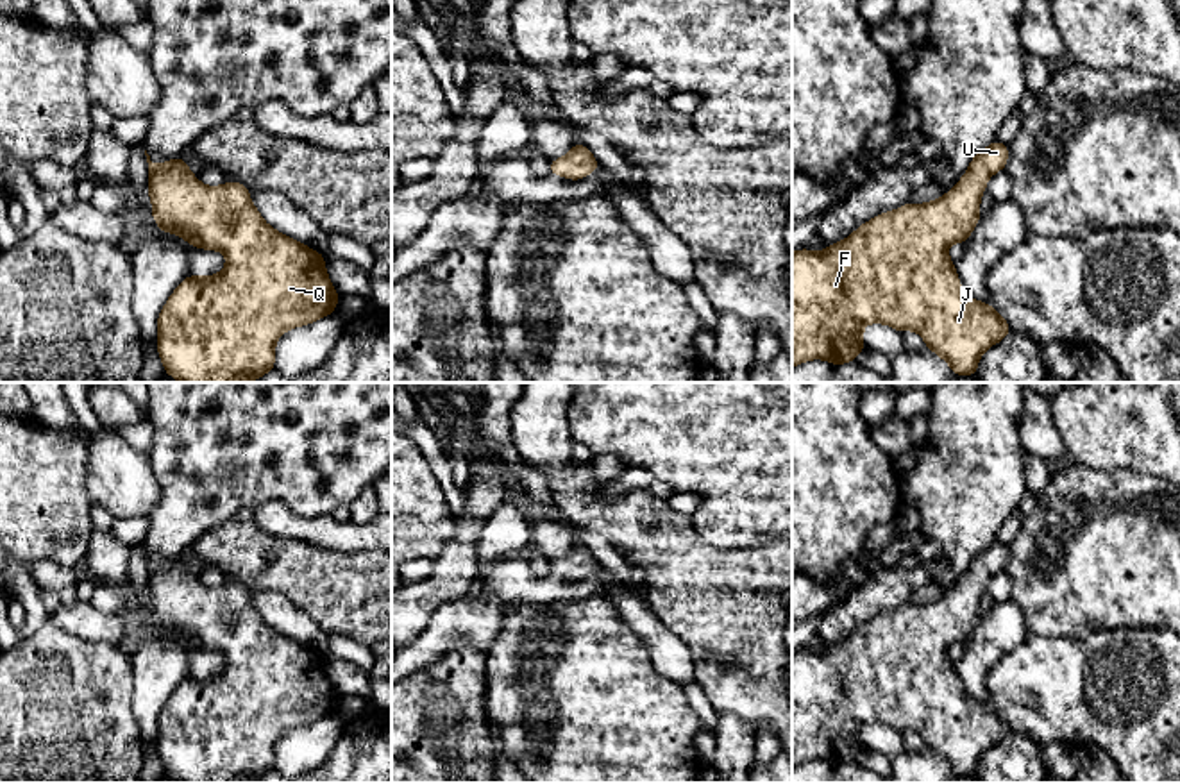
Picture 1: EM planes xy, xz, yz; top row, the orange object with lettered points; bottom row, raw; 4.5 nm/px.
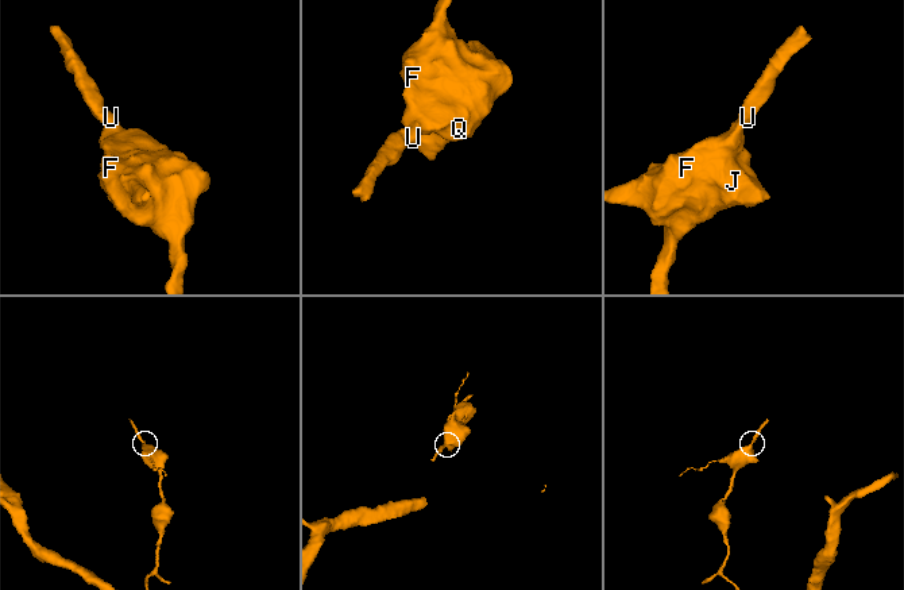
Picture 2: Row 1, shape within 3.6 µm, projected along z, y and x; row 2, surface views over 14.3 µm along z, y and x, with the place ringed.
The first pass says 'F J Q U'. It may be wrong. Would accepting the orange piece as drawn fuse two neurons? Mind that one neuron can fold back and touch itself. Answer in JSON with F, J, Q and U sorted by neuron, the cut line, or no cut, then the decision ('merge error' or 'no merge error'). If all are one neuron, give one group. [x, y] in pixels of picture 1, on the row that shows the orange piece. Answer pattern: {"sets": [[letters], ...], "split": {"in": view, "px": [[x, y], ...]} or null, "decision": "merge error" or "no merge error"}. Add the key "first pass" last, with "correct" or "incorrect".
{"sets": [["F", "J", "Q", "U"]], "split": null, "decision": "no merge error", "first pass": "correct"}

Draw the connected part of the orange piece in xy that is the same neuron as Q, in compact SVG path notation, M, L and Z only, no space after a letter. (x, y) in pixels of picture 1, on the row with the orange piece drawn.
M147 154L148 163L148 197L152 202L152 218L159 227L159 232L172 232L181 236L190 243L190 247L197 247L202 250L220 250L227 263L220 274L206 275L206 277L195 277L190 274L184 281L179 282L179 286L173 290L173 293L168 297L166 304L163 306L159 316L157 316L157 354L161 358L161 363L164 366L166 375L181 381L181 383L232 383L234 379L241 379L243 383L256 381L263 377L265 374L272 372L275 366L275 343L277 340L290 329L309 325L331 313L336 311L338 306L338 291L334 290L327 270L325 270L325 256L318 254L315 248L306 247L304 243L275 231L270 227L261 213L254 207L254 202L250 198L250 193L245 184L227 181L222 186L204 186L197 175L191 173L188 168L184 156L177 159L164 161L163 164L156 164L150 161L150 156Z

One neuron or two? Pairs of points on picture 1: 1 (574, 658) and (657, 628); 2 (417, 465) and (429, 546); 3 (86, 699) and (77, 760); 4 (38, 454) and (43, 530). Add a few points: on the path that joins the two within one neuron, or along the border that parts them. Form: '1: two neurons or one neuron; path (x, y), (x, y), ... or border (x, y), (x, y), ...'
1: two neurons; border (612, 601), (642, 642), (657, 673)
2: one neuron; path (415, 485), (415, 510), (421, 515), (421, 526)
3: one neuron; path (77, 714), (77, 746)
4: one neuron; path (38, 472), (38, 512)

